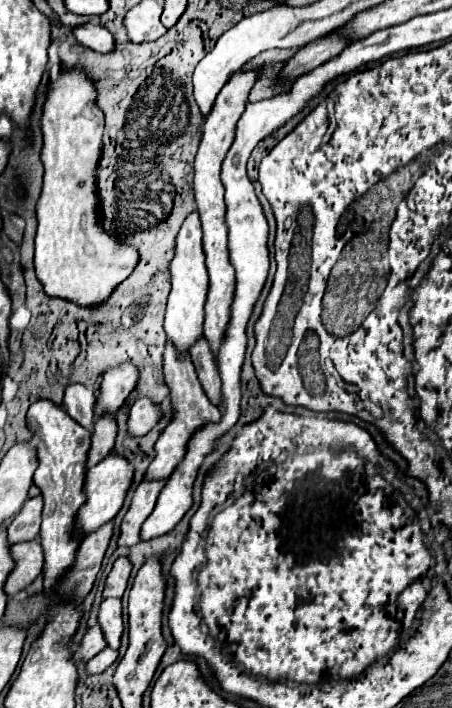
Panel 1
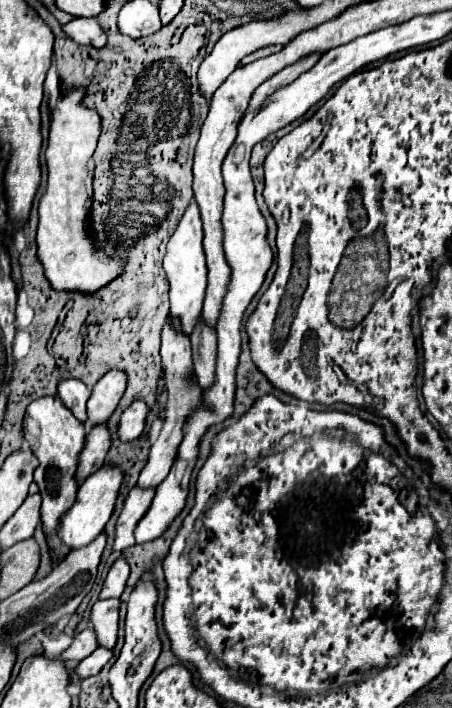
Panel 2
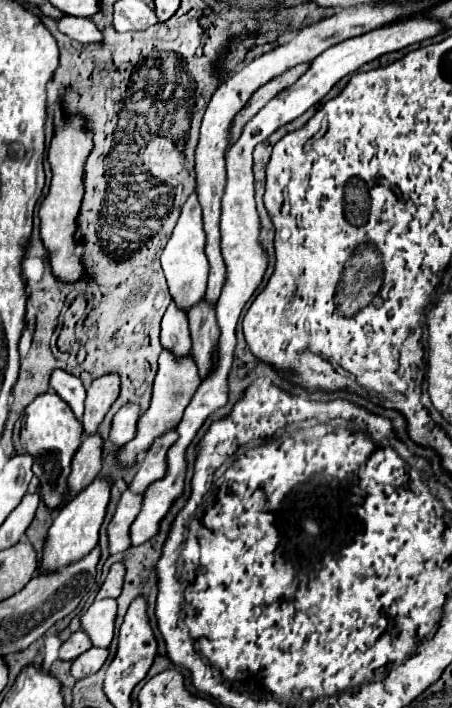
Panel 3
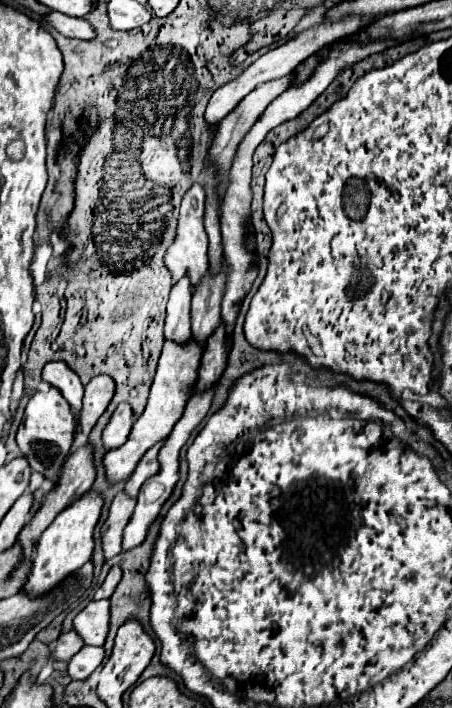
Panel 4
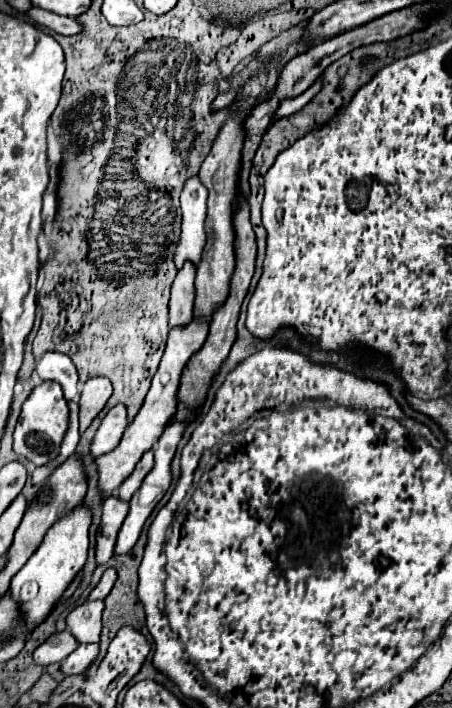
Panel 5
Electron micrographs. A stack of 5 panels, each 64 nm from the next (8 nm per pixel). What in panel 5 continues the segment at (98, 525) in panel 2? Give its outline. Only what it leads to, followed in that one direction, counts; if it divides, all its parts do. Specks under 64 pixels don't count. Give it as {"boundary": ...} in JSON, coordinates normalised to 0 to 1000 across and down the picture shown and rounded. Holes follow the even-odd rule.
{"boundary":[[[186,715],[164,718],[142,734],[128,734],[106,749],[106,754],[97,757],[93,768],[71,782],[62,797],[53,797],[53,802],[27,816],[18,842],[40,853],[40,867],[44,867],[40,876],[58,887],[58,893],[71,893],[111,867],[119,853],[133,847],[133,842],[146,836],[155,822],[181,805],[181,799],[190,794],[190,785],[195,785],[195,746],[199,746],[199,723]],[[71,819],[88,828],[80,845],[66,847],[66,850],[44,850],[49,825],[71,822]]]}

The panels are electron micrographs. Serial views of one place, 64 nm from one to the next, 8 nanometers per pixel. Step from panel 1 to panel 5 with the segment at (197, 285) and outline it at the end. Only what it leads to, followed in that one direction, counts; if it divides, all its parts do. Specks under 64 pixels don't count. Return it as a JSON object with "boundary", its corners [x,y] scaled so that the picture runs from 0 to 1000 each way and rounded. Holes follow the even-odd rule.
{"boundary":[[[420,249],[407,257],[403,274],[398,274],[398,291],[403,291],[403,331],[398,342],[385,359],[385,370],[398,379],[412,367],[438,373],[456,331],[451,331],[451,308],[456,308],[456,263],[442,257],[438,249]]]}

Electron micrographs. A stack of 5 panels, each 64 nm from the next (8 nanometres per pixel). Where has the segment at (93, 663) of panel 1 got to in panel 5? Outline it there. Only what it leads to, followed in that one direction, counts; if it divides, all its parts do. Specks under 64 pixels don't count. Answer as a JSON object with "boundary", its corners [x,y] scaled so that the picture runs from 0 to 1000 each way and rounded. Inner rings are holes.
{"boundary":[[[177,910],[159,924],[150,924],[137,932],[133,949],[137,952],[173,952],[173,949],[181,949],[190,941],[199,941],[208,935],[212,924],[217,924],[212,910]]]}

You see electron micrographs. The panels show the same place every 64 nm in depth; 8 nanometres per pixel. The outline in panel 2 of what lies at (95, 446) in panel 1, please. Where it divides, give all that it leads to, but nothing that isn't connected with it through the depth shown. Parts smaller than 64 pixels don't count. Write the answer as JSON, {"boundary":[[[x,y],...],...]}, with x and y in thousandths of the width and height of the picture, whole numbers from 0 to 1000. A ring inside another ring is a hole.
{"boundary":[[[208,602],[199,613],[190,616],[190,627],[177,638],[177,655],[168,661],[168,681],[181,684],[181,678],[195,675],[195,669],[226,661],[235,638],[243,633],[243,613],[235,602]]]}

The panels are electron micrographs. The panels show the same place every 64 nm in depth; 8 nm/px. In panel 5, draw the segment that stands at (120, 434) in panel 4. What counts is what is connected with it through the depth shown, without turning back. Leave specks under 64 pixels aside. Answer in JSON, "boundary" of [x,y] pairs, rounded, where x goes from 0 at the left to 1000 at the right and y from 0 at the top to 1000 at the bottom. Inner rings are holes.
{"boundary":[[[257,571],[239,579],[239,585],[226,590],[204,627],[199,627],[199,644],[217,647],[243,636],[252,636],[270,619],[270,610],[279,607],[279,573]]]}

